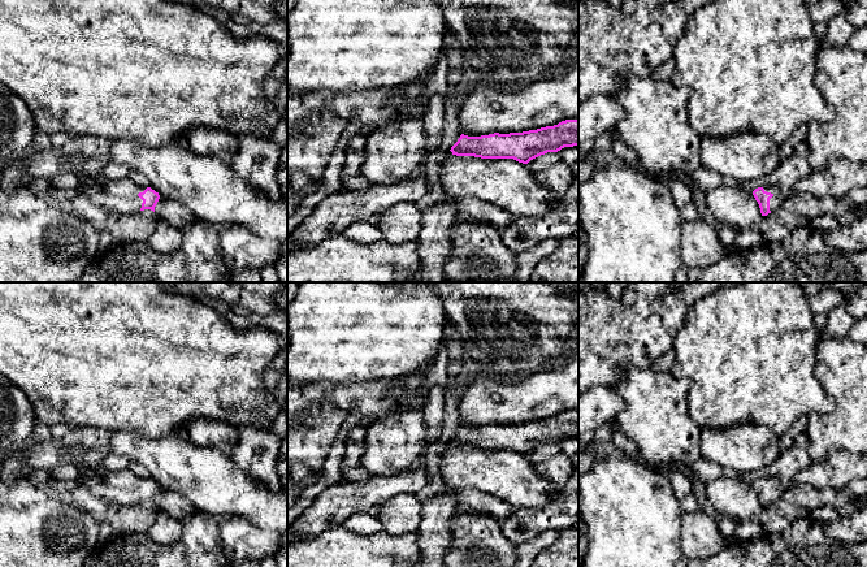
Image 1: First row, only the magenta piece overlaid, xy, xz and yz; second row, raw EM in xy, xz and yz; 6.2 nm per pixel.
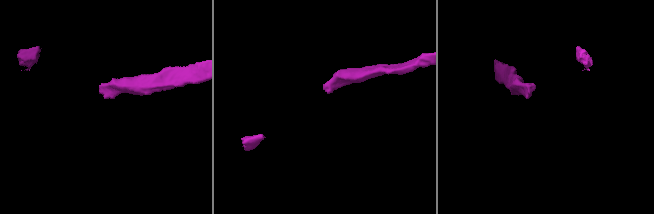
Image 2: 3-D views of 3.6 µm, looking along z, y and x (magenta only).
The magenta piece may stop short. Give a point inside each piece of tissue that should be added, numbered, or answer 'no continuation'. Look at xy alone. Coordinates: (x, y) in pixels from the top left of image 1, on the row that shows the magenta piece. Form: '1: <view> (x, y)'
1: xy (116, 195)

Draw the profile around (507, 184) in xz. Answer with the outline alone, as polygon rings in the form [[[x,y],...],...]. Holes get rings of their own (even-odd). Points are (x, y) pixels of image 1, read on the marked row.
[[[447,151],[438,165],[445,196],[477,198],[517,218],[539,218],[559,202],[542,187],[528,165],[513,159],[456,156]]]

